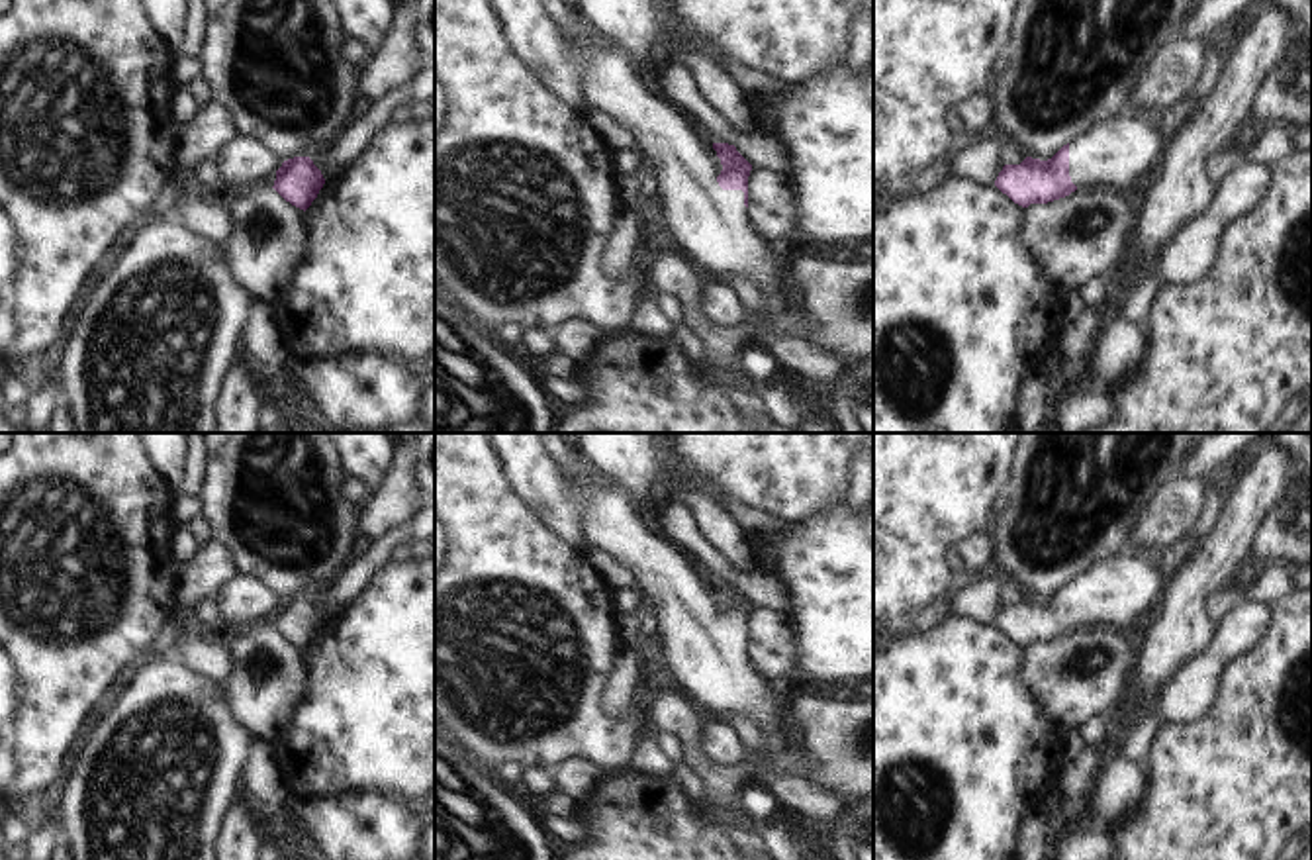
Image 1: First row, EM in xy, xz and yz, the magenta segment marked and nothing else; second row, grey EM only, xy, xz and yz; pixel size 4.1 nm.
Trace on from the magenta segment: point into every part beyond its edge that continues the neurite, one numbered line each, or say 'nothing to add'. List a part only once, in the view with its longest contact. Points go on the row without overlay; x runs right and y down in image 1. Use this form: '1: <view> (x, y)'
1: xz (709, 663)

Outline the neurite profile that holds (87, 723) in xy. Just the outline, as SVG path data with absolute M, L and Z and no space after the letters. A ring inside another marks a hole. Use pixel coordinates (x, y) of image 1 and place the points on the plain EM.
M88 713L80 727L76 729L76 733L72 735L72 739L69 741L69 746L67 746L67 752L65 752L65 758L63 758L63 776L69 774L70 770L70 764L74 760L74 754L76 750L80 748L82 741L86 739L86 735L90 733L92 725L98 721L102 713Z

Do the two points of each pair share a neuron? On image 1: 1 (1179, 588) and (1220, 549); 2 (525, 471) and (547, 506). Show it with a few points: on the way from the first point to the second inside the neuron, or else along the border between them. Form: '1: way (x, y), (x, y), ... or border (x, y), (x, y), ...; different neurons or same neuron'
1: way (1189, 580), (1211, 559); same neuron
2: way (533, 478), (547, 492), (547, 498); same neuron

